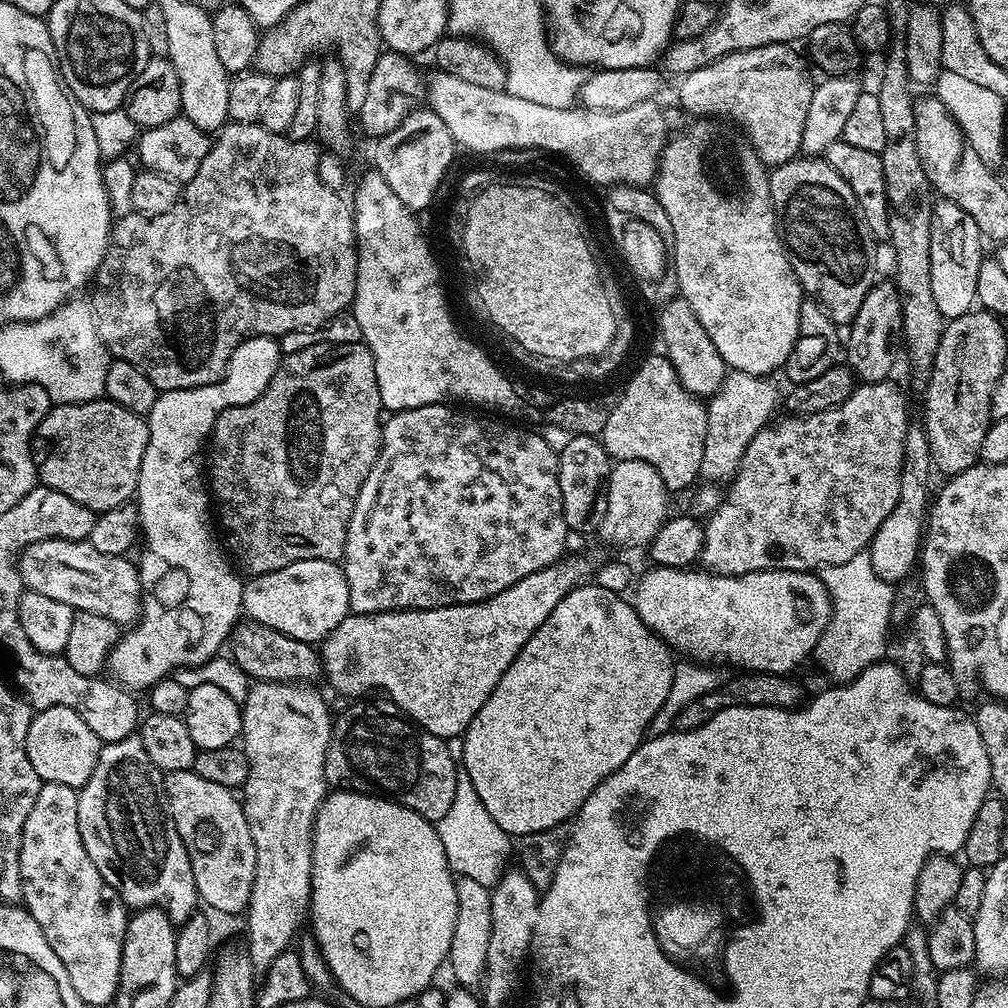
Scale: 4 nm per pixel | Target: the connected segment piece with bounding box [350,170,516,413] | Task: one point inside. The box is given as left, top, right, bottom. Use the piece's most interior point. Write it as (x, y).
(418, 360)

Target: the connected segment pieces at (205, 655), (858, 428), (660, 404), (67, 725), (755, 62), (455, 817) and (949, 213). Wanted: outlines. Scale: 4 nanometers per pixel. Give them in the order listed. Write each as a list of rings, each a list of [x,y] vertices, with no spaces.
[[[251,336],[234,350],[228,371],[221,380],[197,388],[160,392],[147,414],[148,445],[142,458],[135,494],[140,509],[142,548],[144,544],[144,553],[138,559],[142,615],[116,641],[106,665],[107,671],[112,671],[111,679],[129,690],[151,688],[165,676],[173,675],[176,669],[172,668],[191,670],[200,667],[217,655],[223,649],[220,648],[223,644],[225,647],[229,643],[233,628],[241,623],[245,581],[236,577],[237,569],[218,539],[214,512],[210,507],[210,488],[206,483],[202,460],[200,464],[200,451],[203,448],[205,451],[206,441],[212,435],[218,414],[232,404],[254,402],[254,398],[258,398],[262,390],[266,390],[281,359],[279,343],[273,337]]]
[[[887,379],[877,384],[860,384],[852,389],[850,398],[846,398],[846,402],[830,410],[822,410],[818,414],[809,416],[785,415],[784,420],[777,419],[765,426],[758,434],[754,434],[754,438],[746,446],[746,454],[742,454],[742,462],[738,466],[736,475],[727,485],[726,499],[720,503],[718,510],[714,510],[711,516],[707,517],[704,524],[704,545],[699,559],[703,571],[712,572],[715,576],[741,576],[771,568],[816,572],[822,568],[842,566],[859,552],[865,551],[871,545],[878,526],[882,526],[882,522],[886,522],[886,518],[894,510],[900,493],[904,443],[910,417],[908,417],[908,400],[904,397],[903,390],[892,383],[891,379]]]
[[[654,358],[648,360],[648,364],[644,364],[644,368],[640,368],[640,373],[636,375],[636,380],[630,381],[628,387],[628,396],[622,398],[619,406],[614,406],[614,414],[606,420],[605,428],[602,433],[602,443],[604,449],[608,451],[608,455],[613,461],[617,460],[637,460],[638,462],[646,462],[650,466],[654,466],[654,470],[658,470],[658,474],[662,474],[662,482],[668,487],[669,493],[683,493],[685,490],[691,489],[693,485],[701,479],[700,467],[702,466],[702,450],[706,450],[706,422],[708,421],[708,410],[705,401],[701,397],[690,394],[686,390],[686,386],[682,386],[682,382],[678,382],[678,374],[674,370],[672,363],[664,362],[664,359]]]
[[[50,706],[50,710],[36,712],[26,734],[26,754],[30,758],[30,766],[34,766],[34,774],[38,774],[38,778],[45,784],[61,784],[77,790],[83,788],[90,774],[94,774],[101,747],[98,734],[94,734],[94,730],[90,730],[90,726],[86,726],[86,722],[82,722],[82,718],[78,718],[78,714],[66,706]]]
[[[767,44],[761,48],[731,52],[721,60],[695,68],[690,74],[679,77],[680,104],[689,112],[689,117],[704,118],[709,114],[719,114],[733,125],[739,126],[765,166],[785,164],[797,159],[801,155],[802,126],[806,126],[806,113],[810,110],[814,80],[808,77],[809,65],[802,56],[800,61],[800,56],[794,49],[795,47],[786,44]]]
[[[457,771],[454,802],[450,810],[435,821],[435,826],[438,838],[442,838],[442,850],[446,850],[446,862],[456,876],[474,878],[474,882],[482,882],[482,886],[489,889],[500,881],[505,867],[504,855],[510,852],[510,837],[498,822],[494,822],[494,818],[490,818],[490,810],[482,806],[482,798],[478,798],[478,790],[474,790],[470,774]]]
[[[941,199],[932,209],[932,225],[930,226],[930,290],[934,290],[934,303],[942,310],[945,321],[958,318],[962,314],[973,311],[977,307],[976,291],[978,290],[978,270],[986,252],[980,249],[982,237],[974,218],[966,214],[956,204]]]

